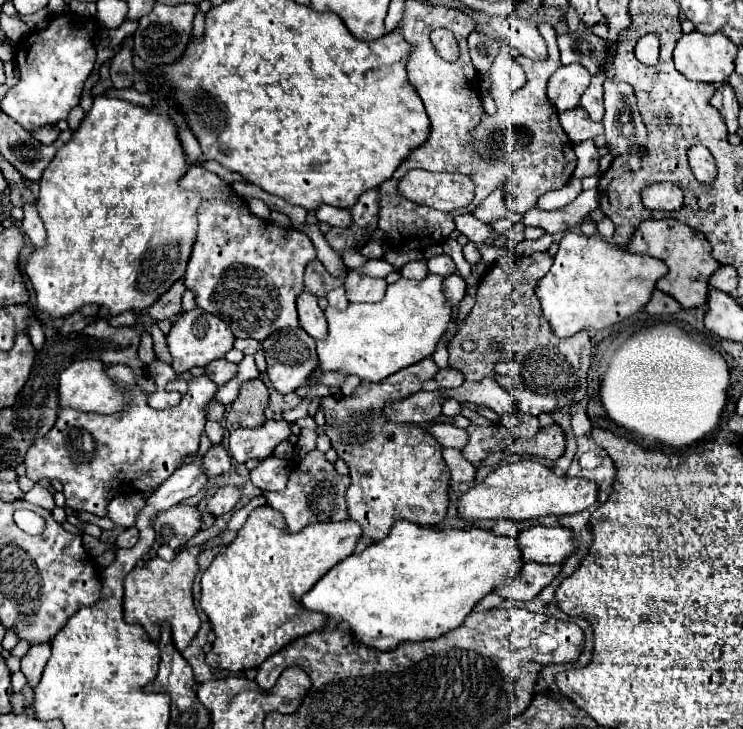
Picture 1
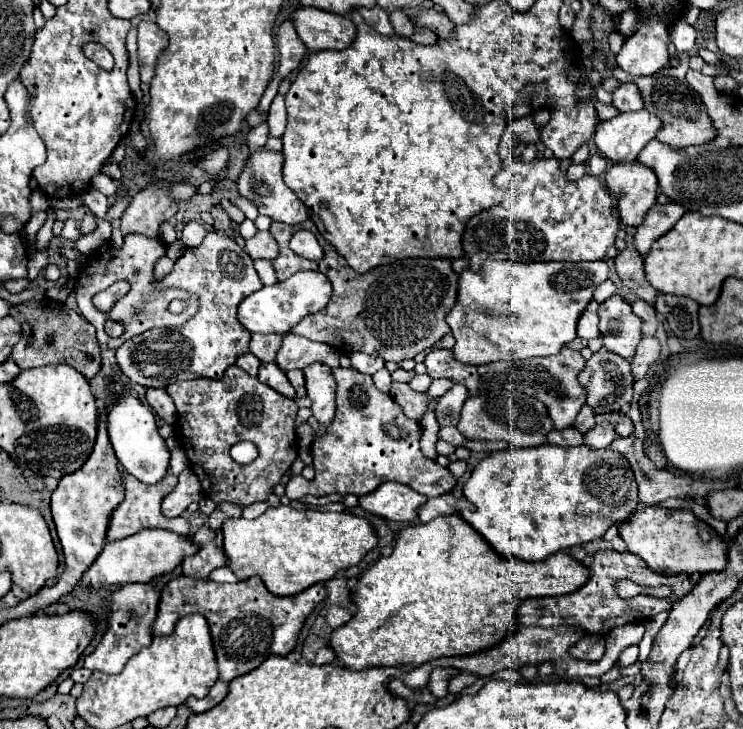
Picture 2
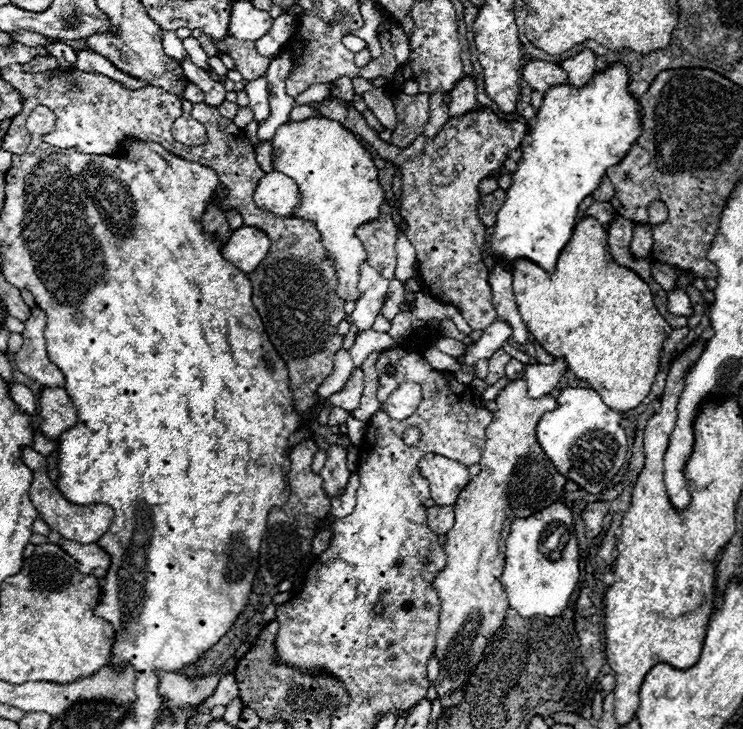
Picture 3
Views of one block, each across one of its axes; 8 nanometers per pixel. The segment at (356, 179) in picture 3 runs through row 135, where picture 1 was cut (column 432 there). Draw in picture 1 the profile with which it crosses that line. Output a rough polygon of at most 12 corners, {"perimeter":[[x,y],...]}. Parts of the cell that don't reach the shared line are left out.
{"perimeter":[[400,278],[376,304],[326,306],[316,374],[380,382],[434,354],[442,278]]}

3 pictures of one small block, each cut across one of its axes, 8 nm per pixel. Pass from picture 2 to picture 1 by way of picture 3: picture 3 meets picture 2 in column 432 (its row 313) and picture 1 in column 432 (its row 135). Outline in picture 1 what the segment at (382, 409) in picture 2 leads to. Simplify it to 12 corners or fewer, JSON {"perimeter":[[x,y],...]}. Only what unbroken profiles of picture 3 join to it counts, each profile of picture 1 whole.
{"perimeter":[[432,356],[356,396],[322,398],[350,466],[348,518],[380,542],[396,520],[436,526],[440,444],[380,408],[438,372]]}

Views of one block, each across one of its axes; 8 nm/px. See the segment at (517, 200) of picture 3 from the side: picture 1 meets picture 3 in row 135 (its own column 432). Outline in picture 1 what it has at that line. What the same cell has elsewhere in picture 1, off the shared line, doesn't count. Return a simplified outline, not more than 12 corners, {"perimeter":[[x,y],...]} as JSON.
{"perimeter":[[396,522],[300,604],[380,652],[456,630],[522,566]]}

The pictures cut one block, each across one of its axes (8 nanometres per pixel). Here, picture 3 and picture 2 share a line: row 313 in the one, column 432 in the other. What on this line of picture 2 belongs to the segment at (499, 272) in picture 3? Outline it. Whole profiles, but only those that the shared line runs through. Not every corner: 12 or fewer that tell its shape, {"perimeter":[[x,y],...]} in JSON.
{"perimeter":[[452,494],[428,498],[418,508],[420,522],[458,514],[462,500]]}

